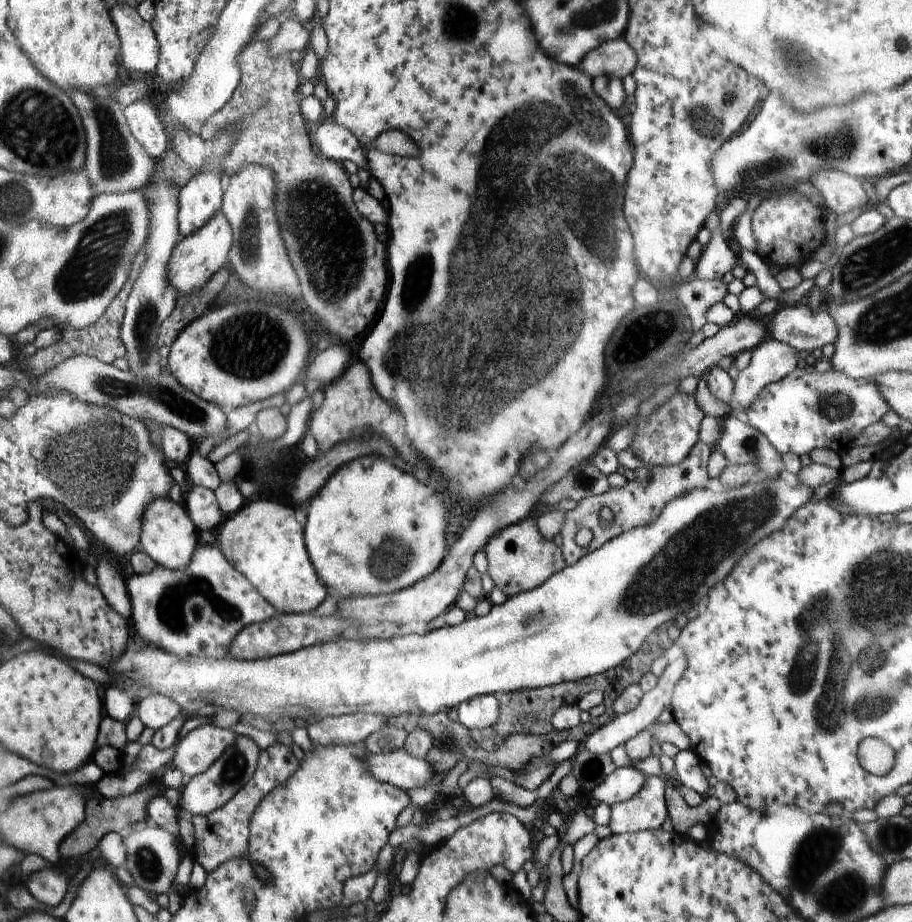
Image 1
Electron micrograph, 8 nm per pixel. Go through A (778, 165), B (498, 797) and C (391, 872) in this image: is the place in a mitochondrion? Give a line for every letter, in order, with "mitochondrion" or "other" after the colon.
A: mitochondrion
B: other
C: other

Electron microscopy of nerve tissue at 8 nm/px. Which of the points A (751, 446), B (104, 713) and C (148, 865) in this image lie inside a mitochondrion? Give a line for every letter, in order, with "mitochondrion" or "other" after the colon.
A: mitochondrion
B: other
C: mitochondrion

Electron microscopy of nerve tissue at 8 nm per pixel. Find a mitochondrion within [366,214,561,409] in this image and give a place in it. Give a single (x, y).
(460, 246)

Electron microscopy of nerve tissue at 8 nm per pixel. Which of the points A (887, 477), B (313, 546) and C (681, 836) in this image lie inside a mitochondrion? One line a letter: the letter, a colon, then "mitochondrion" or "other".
A: other
B: other
C: other

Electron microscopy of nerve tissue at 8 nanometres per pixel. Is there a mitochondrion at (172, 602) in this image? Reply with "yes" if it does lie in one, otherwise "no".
yes

